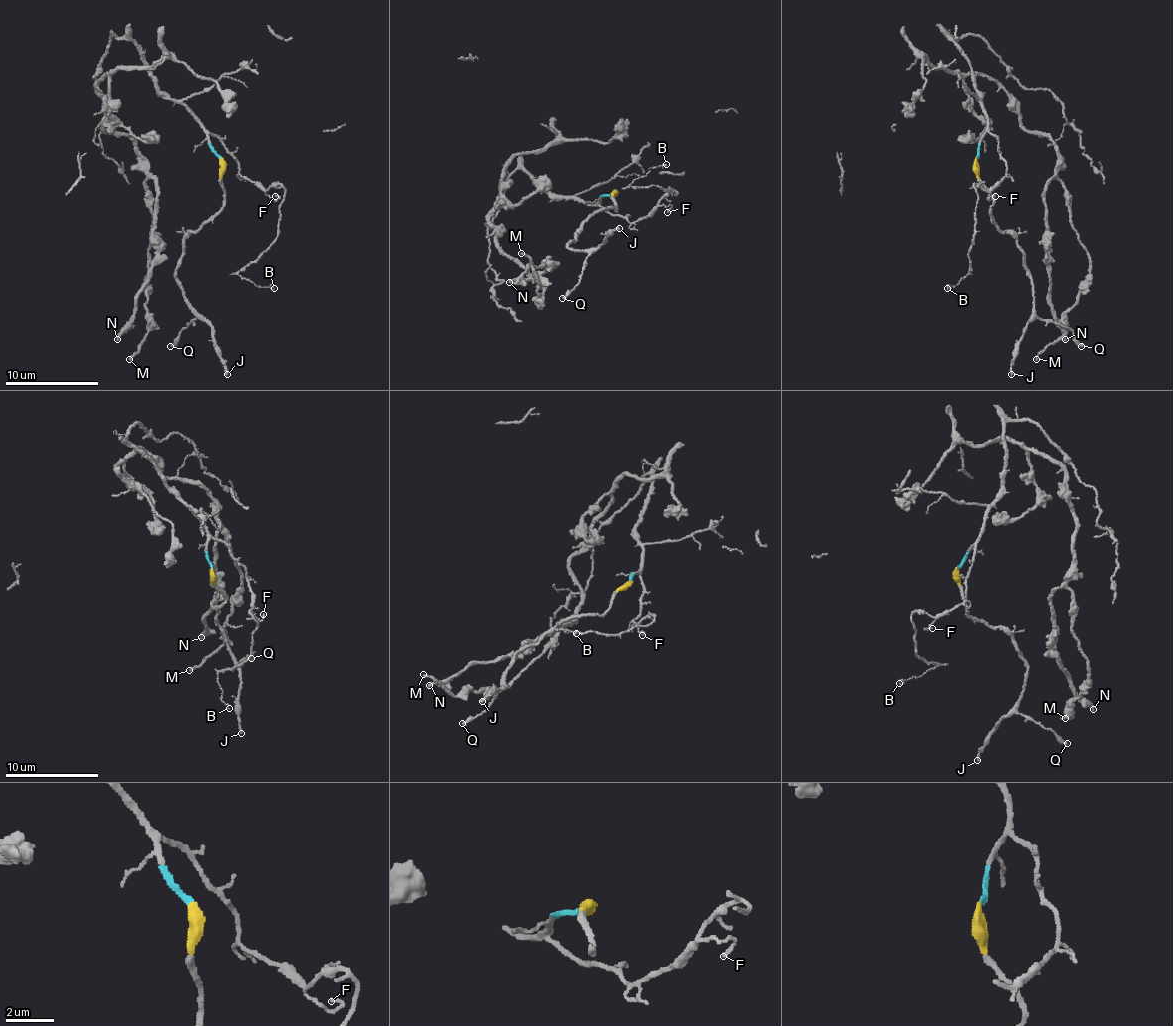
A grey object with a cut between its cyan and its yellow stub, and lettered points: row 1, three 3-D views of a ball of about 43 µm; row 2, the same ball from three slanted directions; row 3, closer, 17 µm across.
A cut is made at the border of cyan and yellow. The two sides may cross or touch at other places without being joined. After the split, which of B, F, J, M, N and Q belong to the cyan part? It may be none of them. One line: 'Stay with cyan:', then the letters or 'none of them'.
Stay with cyan: B, F, M, N

